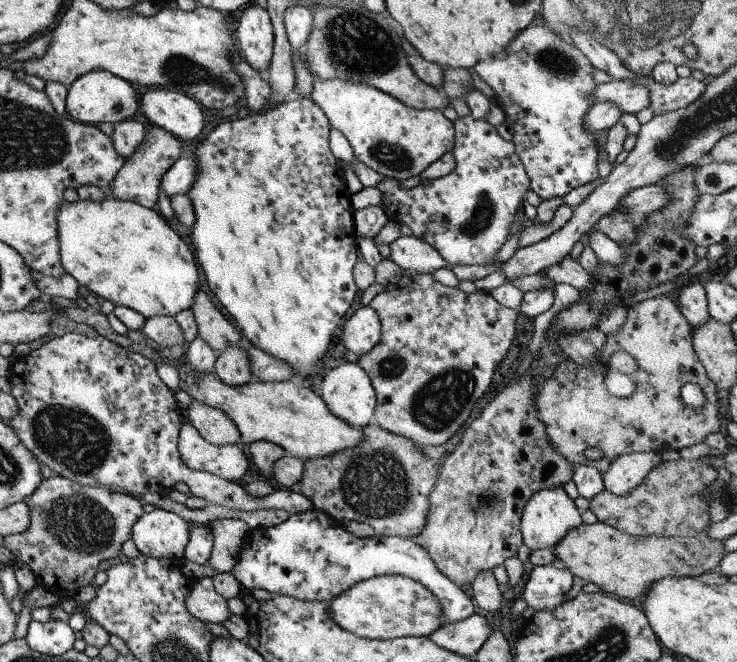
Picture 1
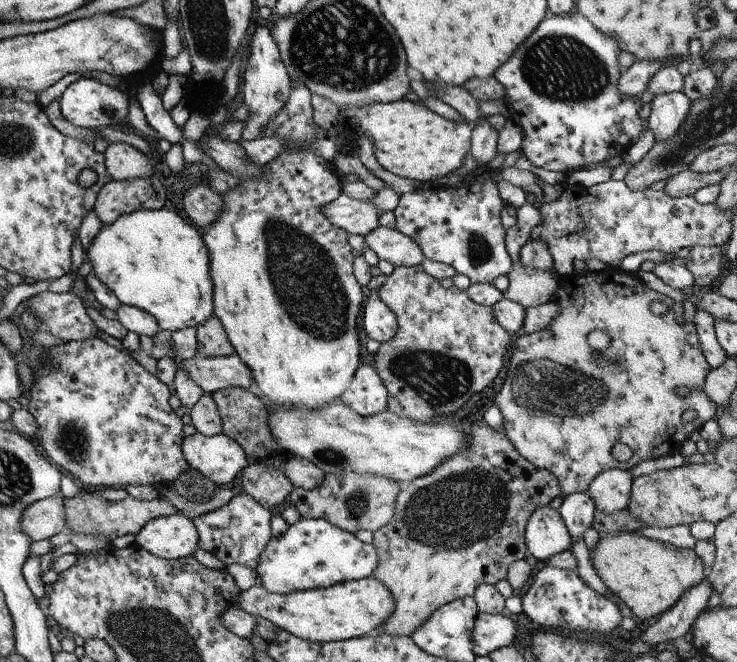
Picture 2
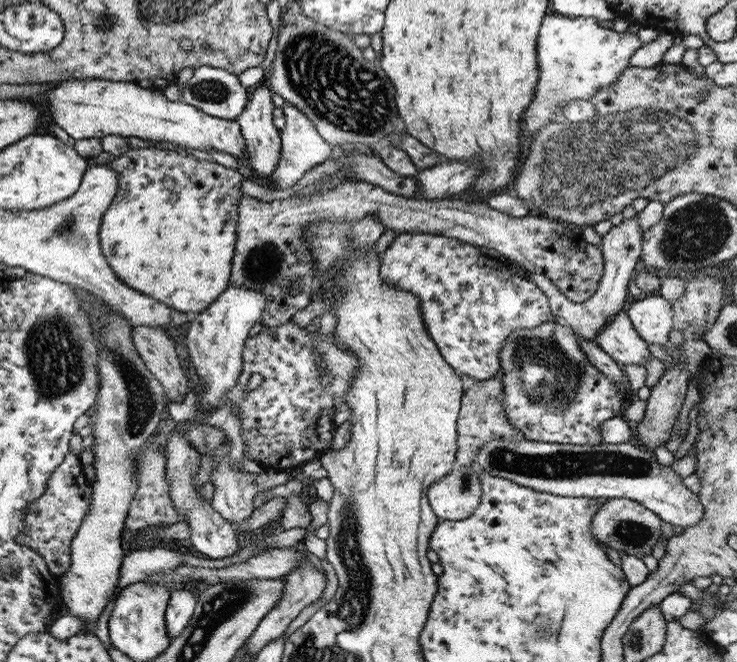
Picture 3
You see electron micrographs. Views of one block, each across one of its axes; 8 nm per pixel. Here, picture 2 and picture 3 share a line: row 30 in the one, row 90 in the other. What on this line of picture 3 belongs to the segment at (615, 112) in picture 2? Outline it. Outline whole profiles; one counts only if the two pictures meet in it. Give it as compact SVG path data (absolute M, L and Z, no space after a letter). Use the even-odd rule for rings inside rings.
M545 15L536 38L536 63L539 80L533 90L533 100L523 112L520 140L531 141L536 133L551 122L551 116L561 112L569 101L589 101L599 89L609 87L629 64L629 58L642 45L637 34L617 33L602 28L593 17Z

